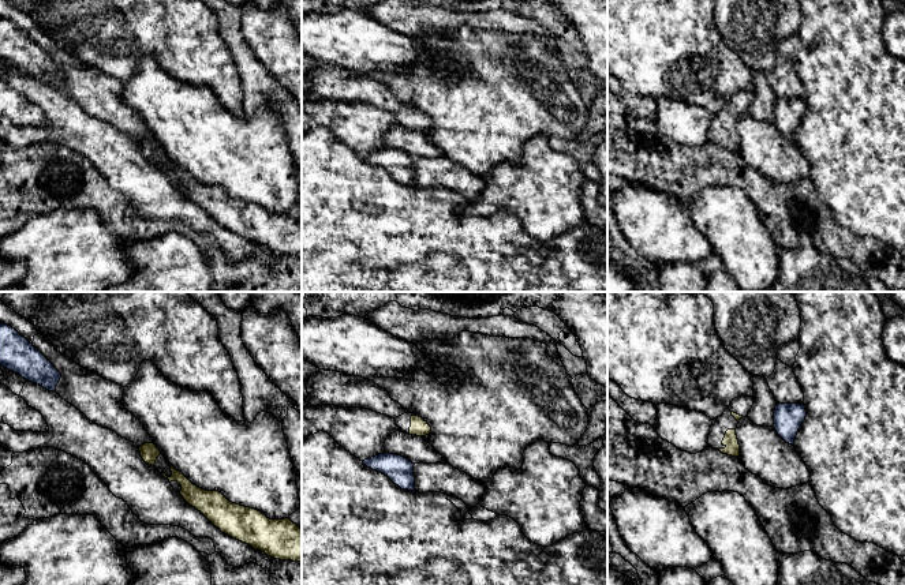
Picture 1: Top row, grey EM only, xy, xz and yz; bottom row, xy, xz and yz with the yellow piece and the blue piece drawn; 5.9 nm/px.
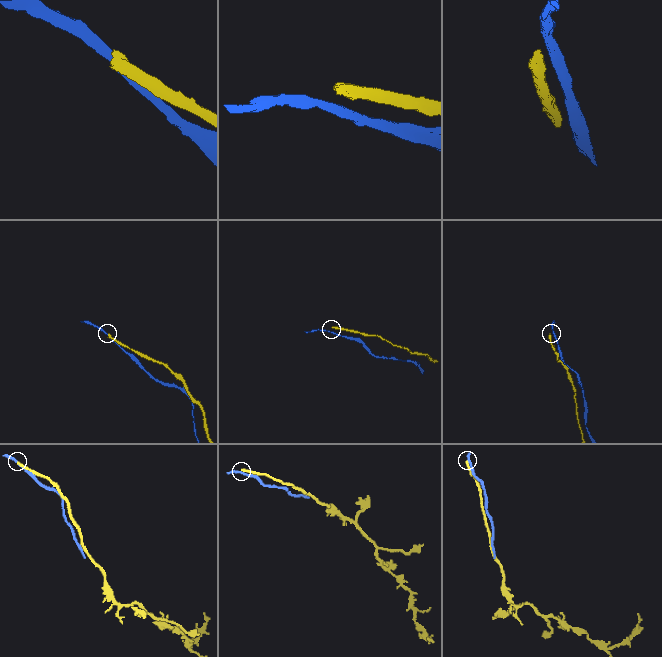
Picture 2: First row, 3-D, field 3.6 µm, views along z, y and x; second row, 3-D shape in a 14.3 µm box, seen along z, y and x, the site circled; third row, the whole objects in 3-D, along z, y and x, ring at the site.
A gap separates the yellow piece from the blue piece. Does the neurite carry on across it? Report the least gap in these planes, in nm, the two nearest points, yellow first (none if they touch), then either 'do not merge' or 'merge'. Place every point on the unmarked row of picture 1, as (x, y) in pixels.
140 nm | xz (410, 128), (400, 150) | do not merge

